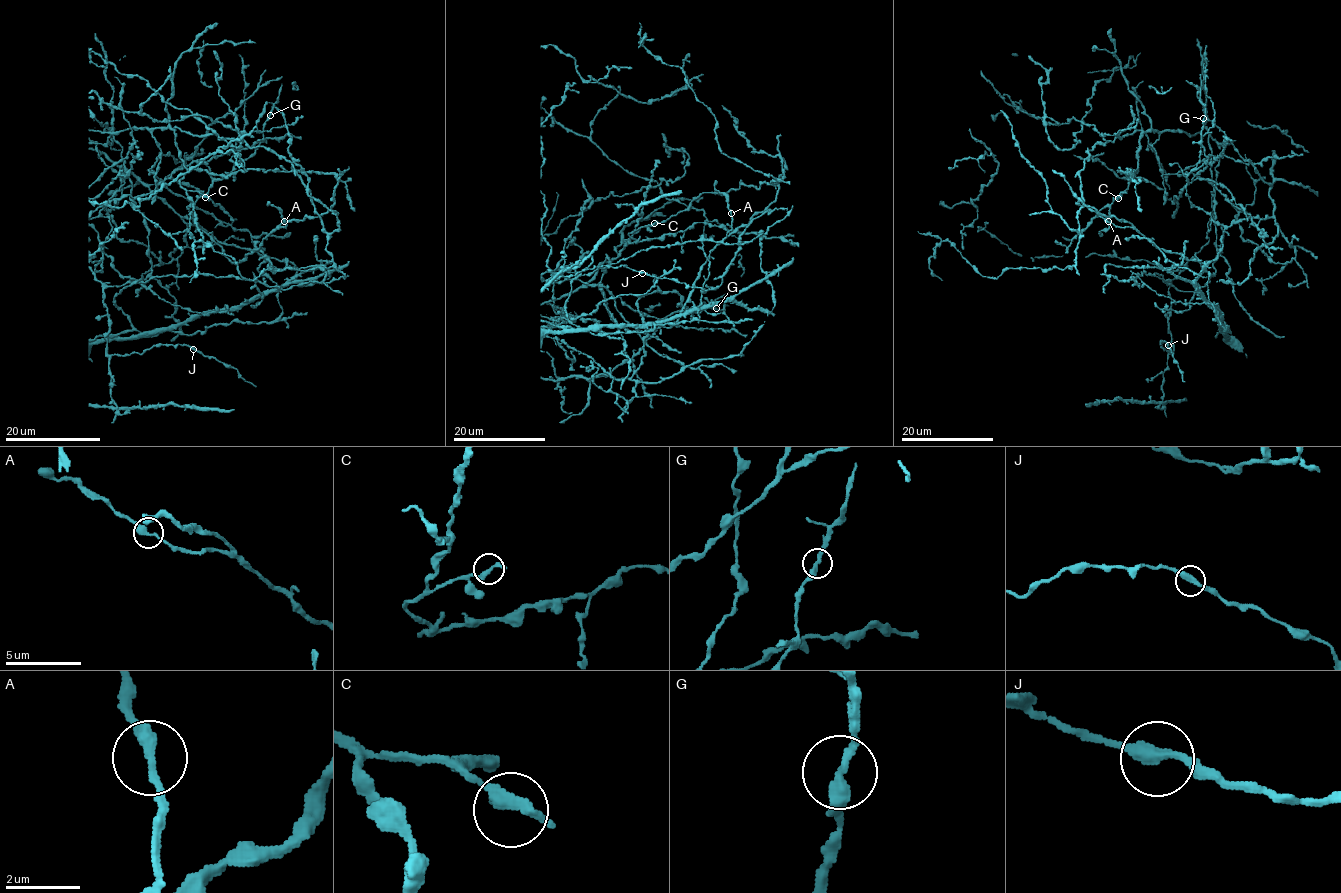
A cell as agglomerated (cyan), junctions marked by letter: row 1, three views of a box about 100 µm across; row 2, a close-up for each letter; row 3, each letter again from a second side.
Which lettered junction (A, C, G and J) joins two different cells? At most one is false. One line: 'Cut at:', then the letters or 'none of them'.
Cut at: none of them

